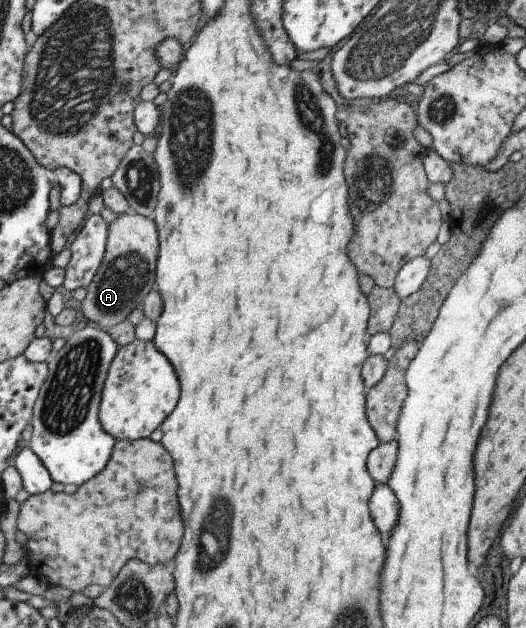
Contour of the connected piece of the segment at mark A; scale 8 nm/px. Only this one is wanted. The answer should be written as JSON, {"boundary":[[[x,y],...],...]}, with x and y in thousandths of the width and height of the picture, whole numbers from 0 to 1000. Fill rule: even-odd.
{"boundary":[[[243,338],[221,342],[221,347],[203,357],[202,392],[183,436],[163,455],[163,468],[152,478],[148,490],[163,510],[171,510],[190,519],[190,525],[205,529],[219,516],[240,511],[243,500],[255,492],[268,492],[274,475],[293,459],[295,420],[297,420],[297,373],[298,366],[291,349]]]}

